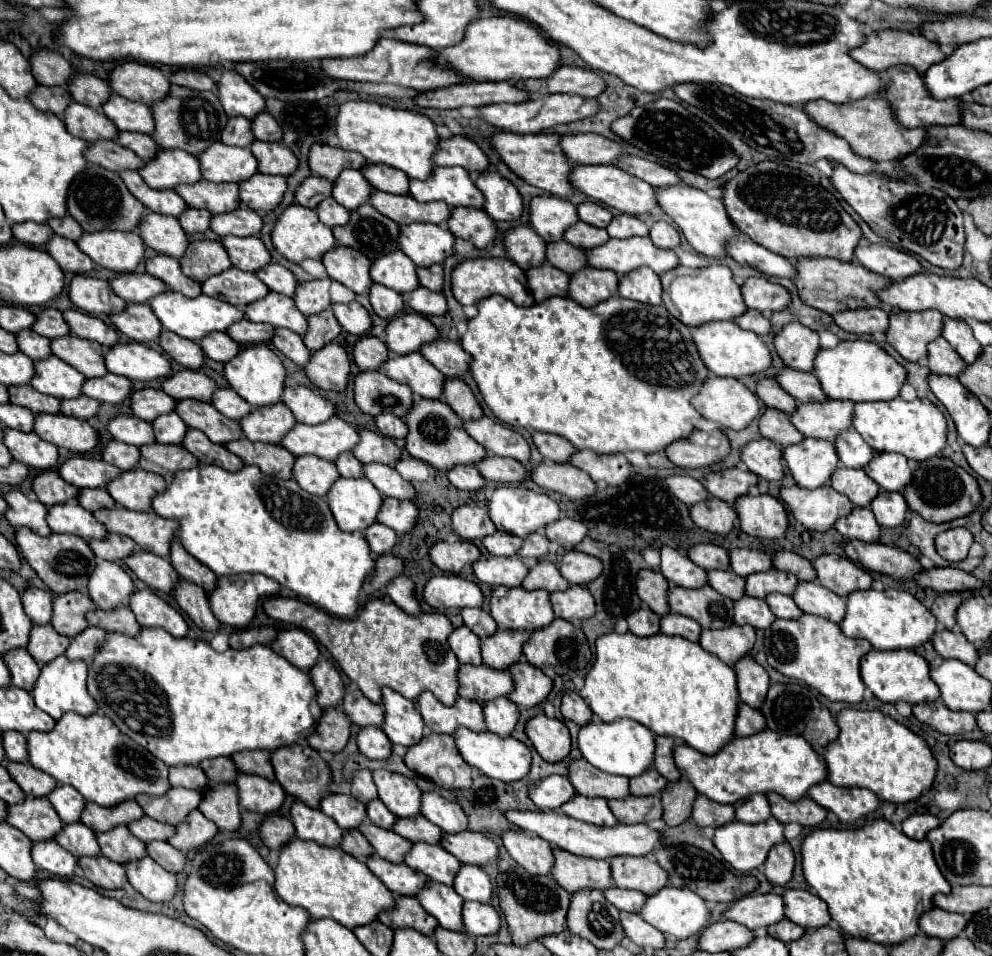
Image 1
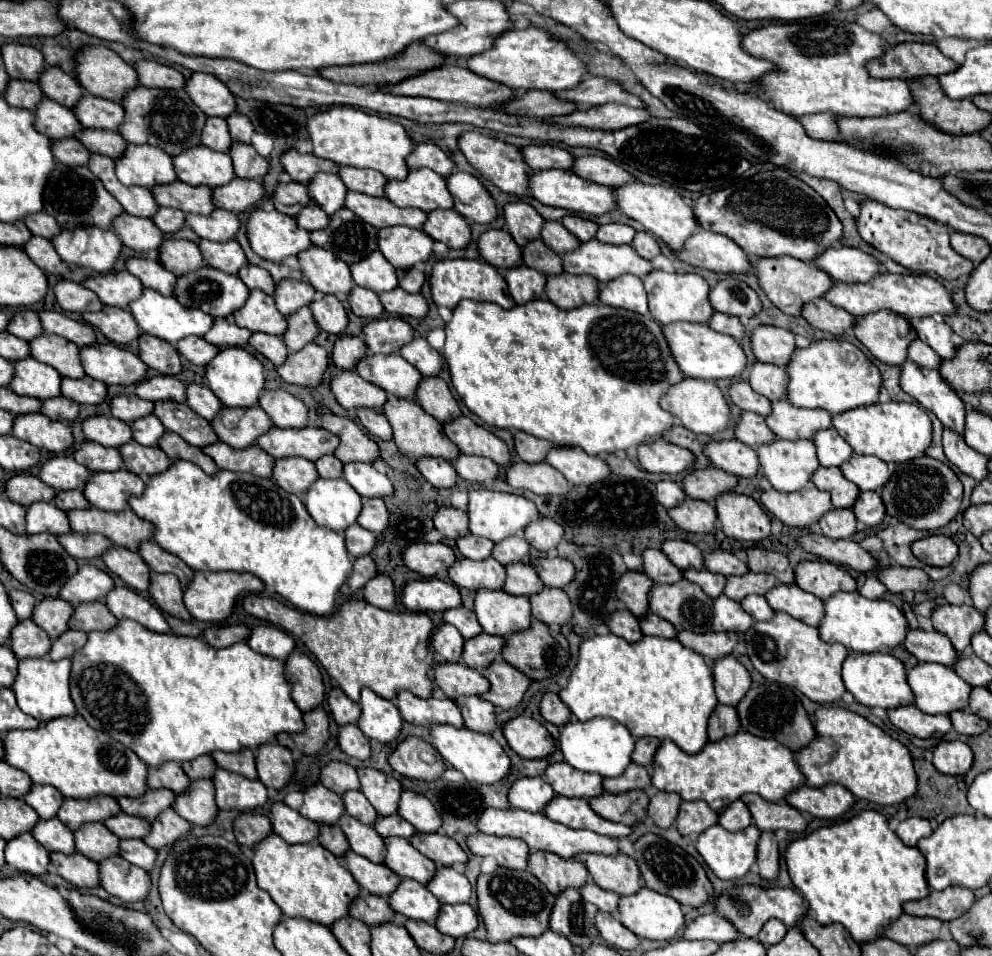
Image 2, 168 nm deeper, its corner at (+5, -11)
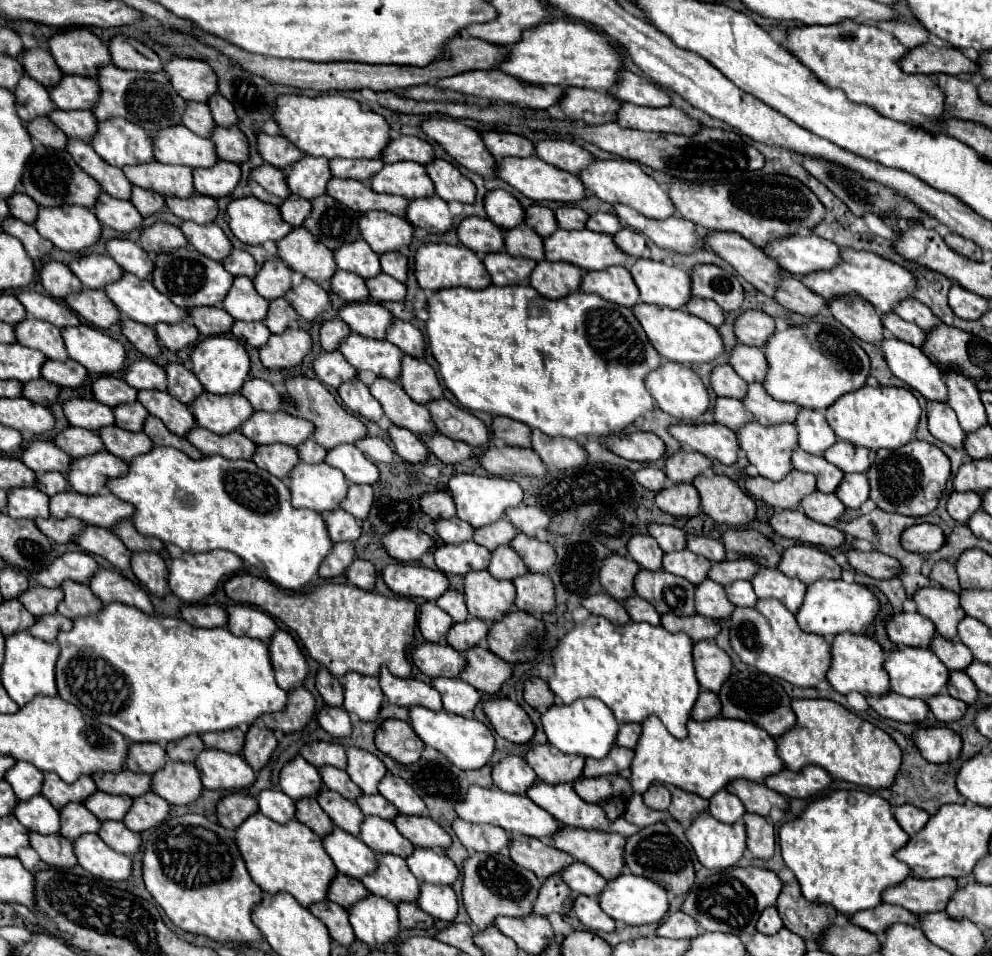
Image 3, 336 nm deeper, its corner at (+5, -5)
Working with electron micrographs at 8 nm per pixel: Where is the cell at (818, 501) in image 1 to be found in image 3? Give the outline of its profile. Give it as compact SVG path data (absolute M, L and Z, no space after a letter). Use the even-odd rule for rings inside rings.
M792 470L780 482L756 476L746 480L746 490L774 510L796 510L808 494L816 492L816 478L814 474L804 474L798 470Z

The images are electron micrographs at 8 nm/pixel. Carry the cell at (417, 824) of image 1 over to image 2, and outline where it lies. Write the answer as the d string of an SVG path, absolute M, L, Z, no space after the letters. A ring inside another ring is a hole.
M390 814L390 816L378 816L378 820L374 822L376 832L380 836L400 836L400 838L410 838L416 830L398 814Z

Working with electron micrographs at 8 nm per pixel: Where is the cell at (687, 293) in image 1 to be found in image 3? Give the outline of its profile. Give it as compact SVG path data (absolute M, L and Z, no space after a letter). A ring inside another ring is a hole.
M638 258L638 262L630 268L630 274L640 290L640 300L646 304L686 308L692 298L692 278L690 272L682 268Z

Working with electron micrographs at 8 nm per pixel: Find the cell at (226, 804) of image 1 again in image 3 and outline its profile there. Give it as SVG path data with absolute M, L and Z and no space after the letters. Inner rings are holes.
M168 760L168 764L156 772L152 780L154 792L176 806L188 806L196 802L204 790L196 766L184 762Z

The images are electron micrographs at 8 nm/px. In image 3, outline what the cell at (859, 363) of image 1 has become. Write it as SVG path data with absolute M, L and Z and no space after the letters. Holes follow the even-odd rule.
M810 322L792 326L792 330L776 332L764 346L770 370L764 380L768 394L782 402L796 402L802 408L826 410L848 392L856 392L870 376L870 358L852 336L844 336L826 324Z

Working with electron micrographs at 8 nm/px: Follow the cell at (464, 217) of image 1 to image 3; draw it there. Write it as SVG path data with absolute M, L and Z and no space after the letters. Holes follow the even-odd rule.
M440 196L412 200L408 206L406 218L414 226L424 228L430 234L444 234L452 228L452 222L454 222L454 218L448 210L448 204Z

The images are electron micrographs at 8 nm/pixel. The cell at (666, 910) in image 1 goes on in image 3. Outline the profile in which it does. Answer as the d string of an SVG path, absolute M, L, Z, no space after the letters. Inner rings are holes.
M622 874L616 880L608 882L604 892L600 894L600 906L614 920L622 920L630 926L642 926L642 924L658 924L660 920L664 920L670 902L666 890L656 882L648 878L636 878L634 874Z

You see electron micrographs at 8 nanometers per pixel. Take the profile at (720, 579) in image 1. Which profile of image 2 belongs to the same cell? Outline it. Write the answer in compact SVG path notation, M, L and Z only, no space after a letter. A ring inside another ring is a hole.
M702 568L702 570L686 570L686 572L682 572L682 576L686 578L686 580L690 580L690 582L694 582L694 584L698 584L710 598L716 598L716 596L720 596L722 594L722 590L724 590L724 576L722 574L714 574L714 572L710 572L710 570L706 570L706 568Z

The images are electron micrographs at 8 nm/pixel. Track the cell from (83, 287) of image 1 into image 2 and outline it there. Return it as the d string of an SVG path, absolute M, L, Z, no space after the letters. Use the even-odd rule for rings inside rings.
M62 278L54 286L56 302L68 310L68 312L98 312L102 308L102 302L92 290L86 290L82 284Z

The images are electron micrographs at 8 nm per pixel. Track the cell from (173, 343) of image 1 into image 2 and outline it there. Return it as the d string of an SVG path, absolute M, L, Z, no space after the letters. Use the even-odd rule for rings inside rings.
M144 332L138 338L140 344L140 360L148 366L158 370L160 374L178 374L182 370L180 356L172 344L164 344L164 340L156 340L156 336L144 336Z

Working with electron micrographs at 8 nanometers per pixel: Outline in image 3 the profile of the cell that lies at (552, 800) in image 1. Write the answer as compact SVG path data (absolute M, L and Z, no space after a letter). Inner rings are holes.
M508 756L500 760L492 768L492 778L502 792L510 794L526 794L528 788L534 786L534 782L538 780L536 772L520 756Z

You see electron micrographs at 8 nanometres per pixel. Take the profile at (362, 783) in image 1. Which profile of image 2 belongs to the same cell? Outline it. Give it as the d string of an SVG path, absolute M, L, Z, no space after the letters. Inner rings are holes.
M332 760L326 766L320 768L320 780L326 788L330 788L336 794L348 792L348 790L360 790L360 780L356 774L356 768L352 768L346 762Z

